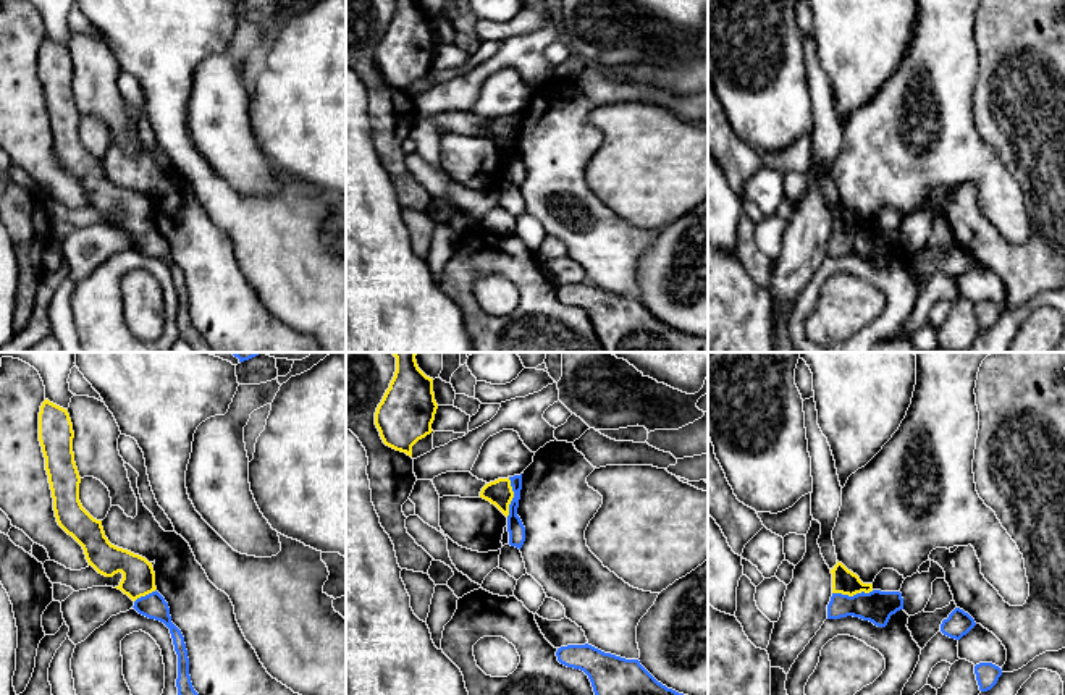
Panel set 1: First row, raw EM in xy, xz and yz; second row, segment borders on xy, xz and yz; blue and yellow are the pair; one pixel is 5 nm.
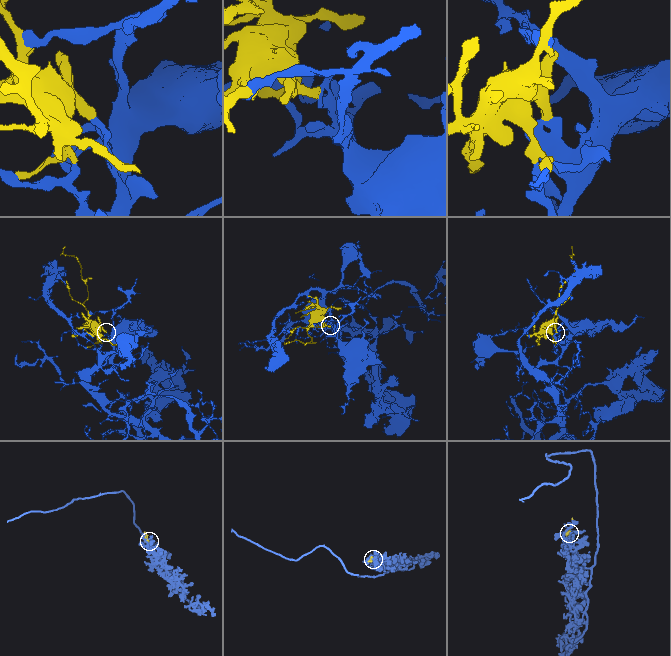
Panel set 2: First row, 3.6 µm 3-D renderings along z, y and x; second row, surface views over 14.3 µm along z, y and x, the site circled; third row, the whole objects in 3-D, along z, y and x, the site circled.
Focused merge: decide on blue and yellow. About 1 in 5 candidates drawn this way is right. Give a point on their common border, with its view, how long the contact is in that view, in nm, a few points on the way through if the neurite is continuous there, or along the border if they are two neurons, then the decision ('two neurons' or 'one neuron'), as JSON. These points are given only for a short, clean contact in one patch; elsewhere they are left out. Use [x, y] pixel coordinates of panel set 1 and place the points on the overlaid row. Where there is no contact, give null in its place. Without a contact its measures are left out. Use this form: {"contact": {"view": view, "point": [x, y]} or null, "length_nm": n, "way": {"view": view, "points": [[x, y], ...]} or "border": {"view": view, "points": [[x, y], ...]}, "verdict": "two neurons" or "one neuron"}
{"contact": {"view": "yz", "point": [854, 595]}, "length_nm": 200, "verdict": "two neurons"}

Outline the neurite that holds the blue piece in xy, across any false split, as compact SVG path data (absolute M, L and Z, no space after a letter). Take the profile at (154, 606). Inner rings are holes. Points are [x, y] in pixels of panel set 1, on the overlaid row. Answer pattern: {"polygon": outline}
{"polygon": "M155 590L134 601L133 606L139 614L163 622L171 634L175 651L178 655L178 695L199 695L191 682L189 658L181 630L171 622L170 608L165 598Z"}

